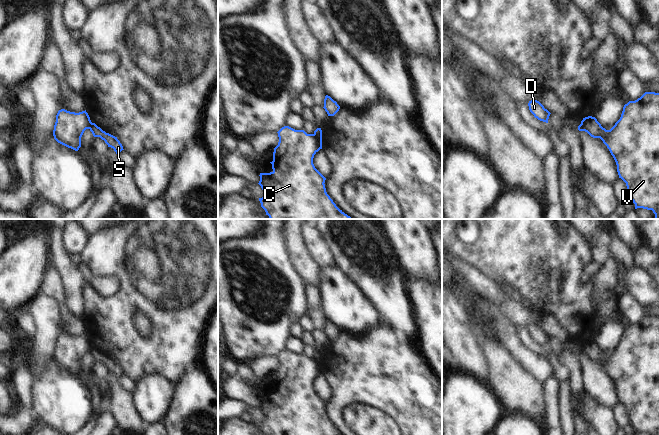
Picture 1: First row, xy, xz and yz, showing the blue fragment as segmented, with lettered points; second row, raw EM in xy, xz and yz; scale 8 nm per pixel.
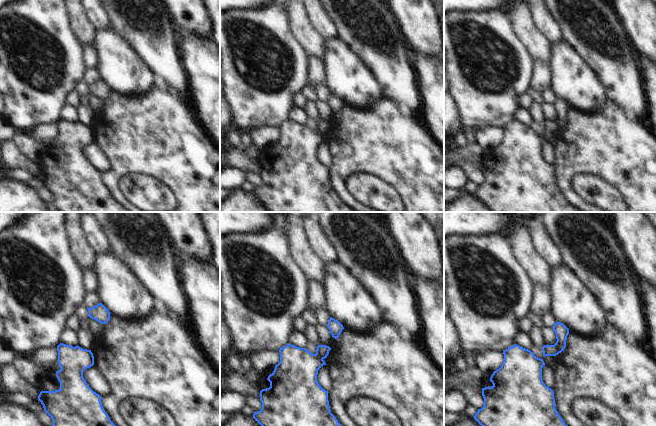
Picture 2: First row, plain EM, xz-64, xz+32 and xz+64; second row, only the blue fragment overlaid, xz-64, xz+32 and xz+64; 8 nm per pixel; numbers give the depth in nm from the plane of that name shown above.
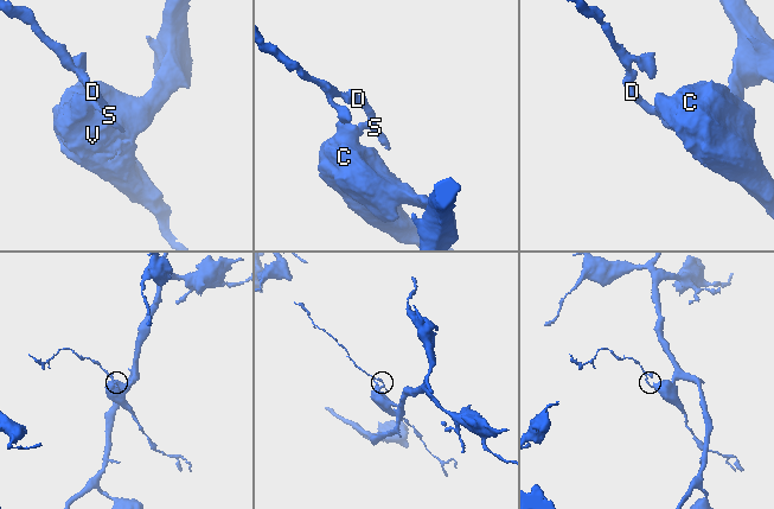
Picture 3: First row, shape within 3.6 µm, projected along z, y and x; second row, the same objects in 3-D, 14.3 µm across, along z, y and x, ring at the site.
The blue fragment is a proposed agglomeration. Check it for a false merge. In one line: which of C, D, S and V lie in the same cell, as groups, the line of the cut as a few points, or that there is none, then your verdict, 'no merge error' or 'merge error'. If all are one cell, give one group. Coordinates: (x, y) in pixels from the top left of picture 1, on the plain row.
C V / D S | xz (312, 358), (321, 365) | merge error

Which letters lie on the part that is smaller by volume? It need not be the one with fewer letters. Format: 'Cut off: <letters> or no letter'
Cut off: D, S

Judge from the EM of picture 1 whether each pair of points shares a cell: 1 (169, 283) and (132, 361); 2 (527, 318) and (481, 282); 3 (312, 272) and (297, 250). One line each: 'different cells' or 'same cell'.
1: same cell
2: same cell
3: same cell

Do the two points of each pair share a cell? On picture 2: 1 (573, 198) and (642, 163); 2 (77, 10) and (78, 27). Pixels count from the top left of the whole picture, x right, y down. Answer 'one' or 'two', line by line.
1: one
2: one

